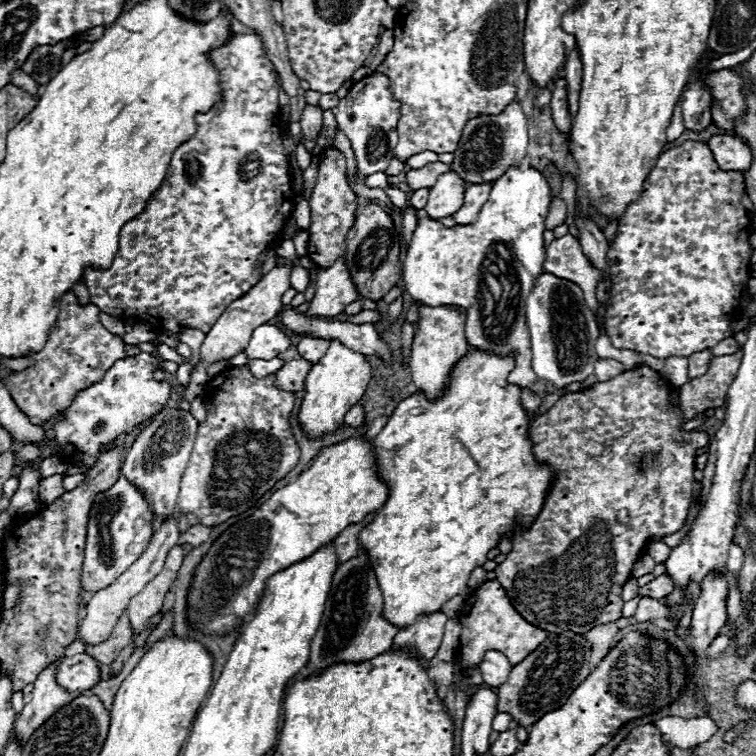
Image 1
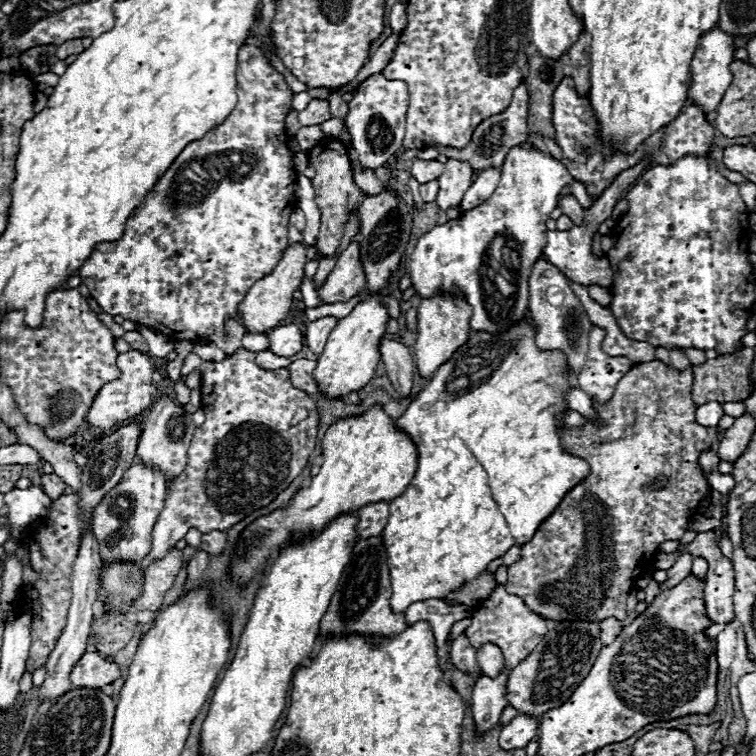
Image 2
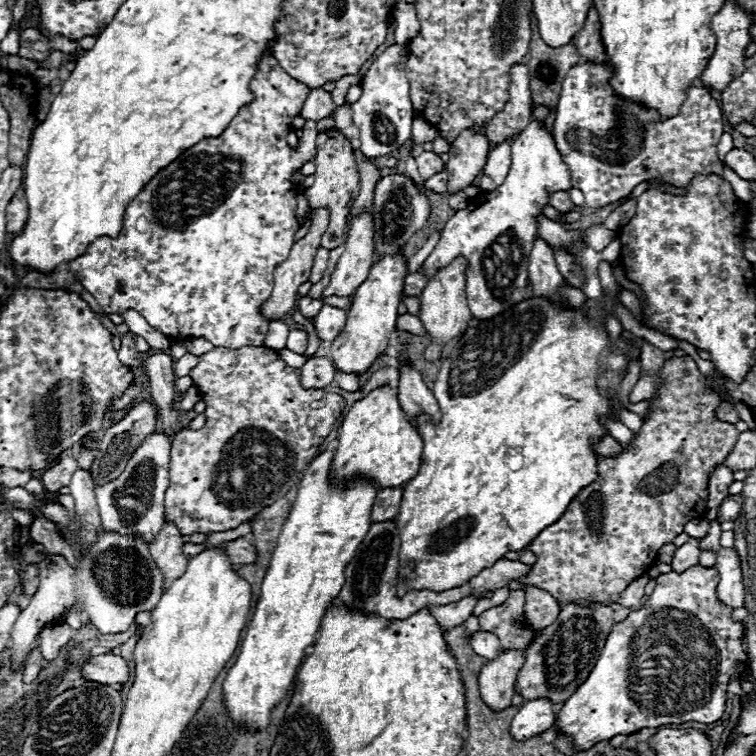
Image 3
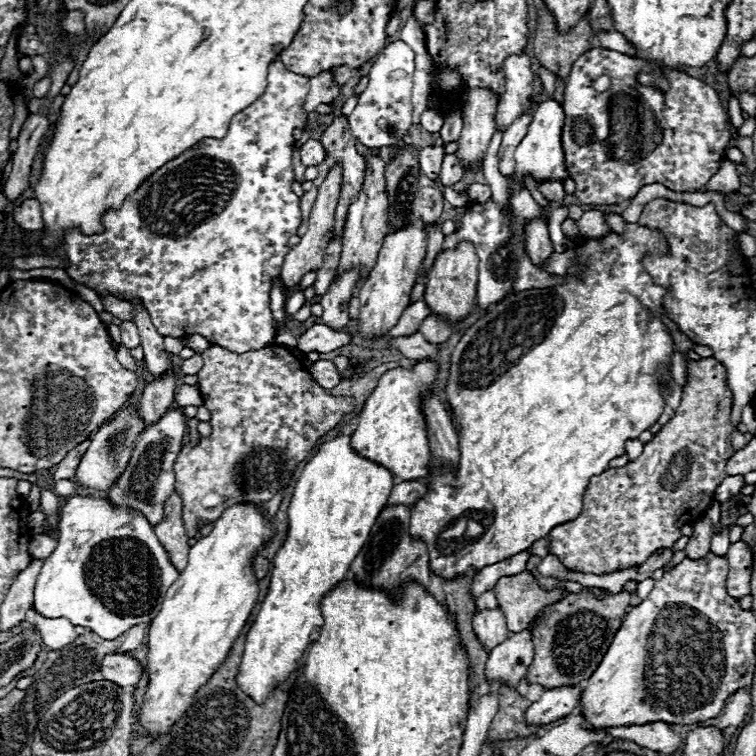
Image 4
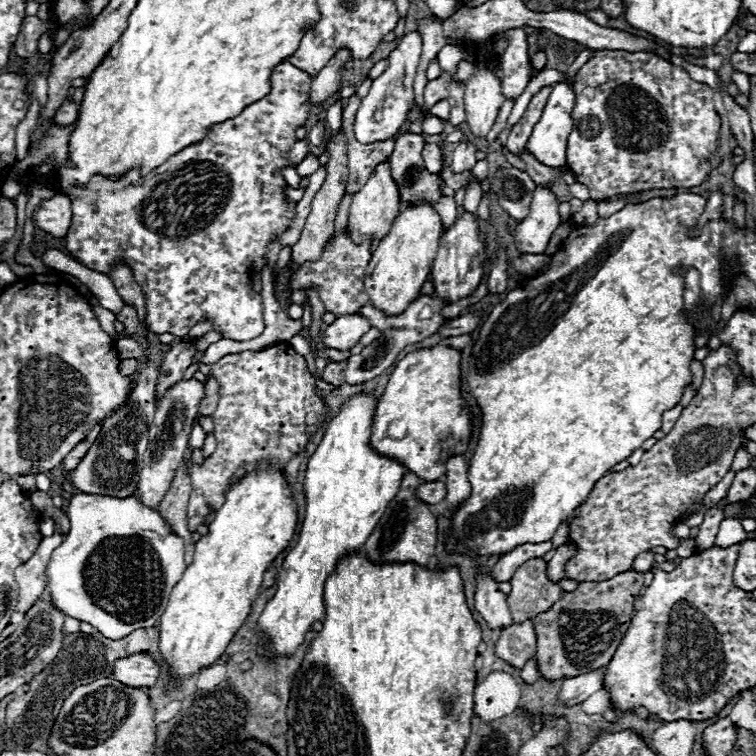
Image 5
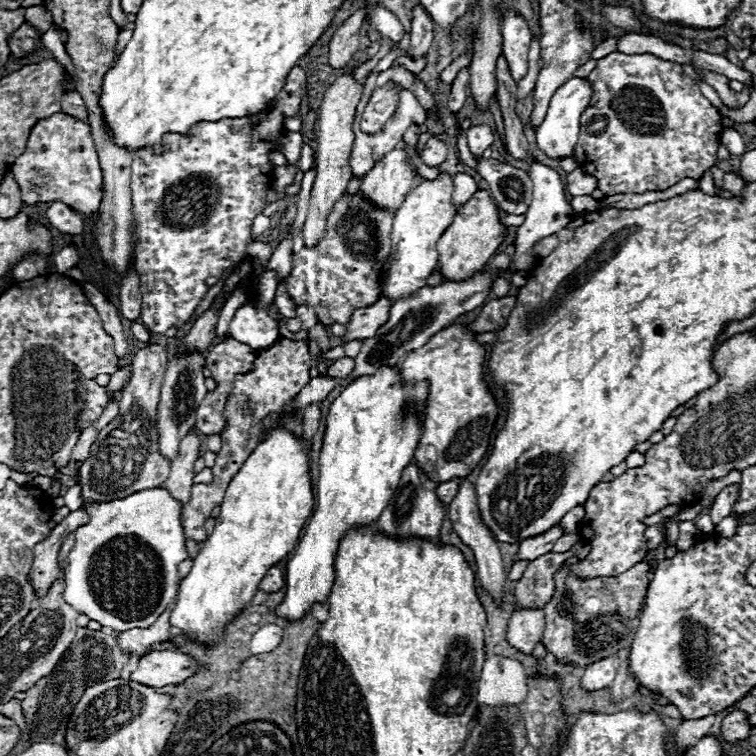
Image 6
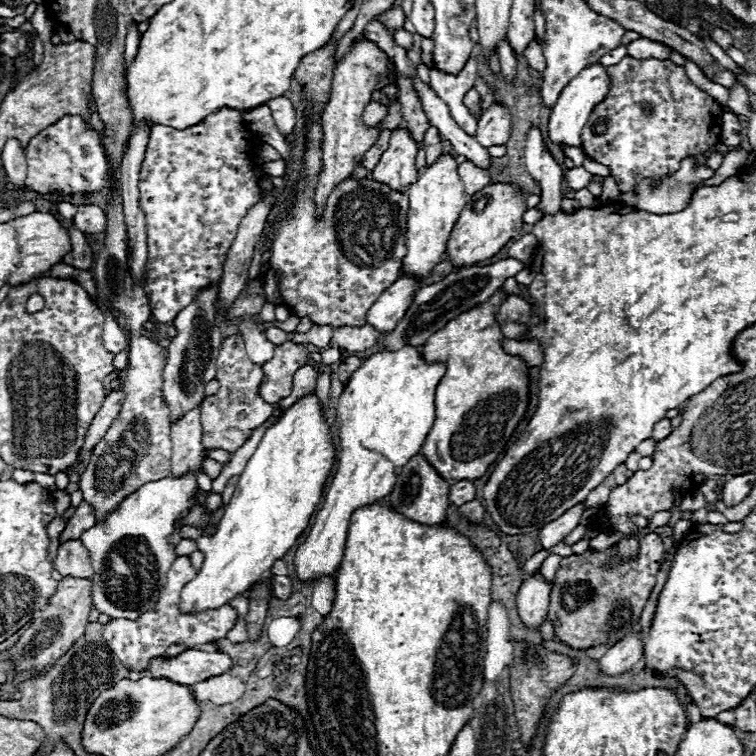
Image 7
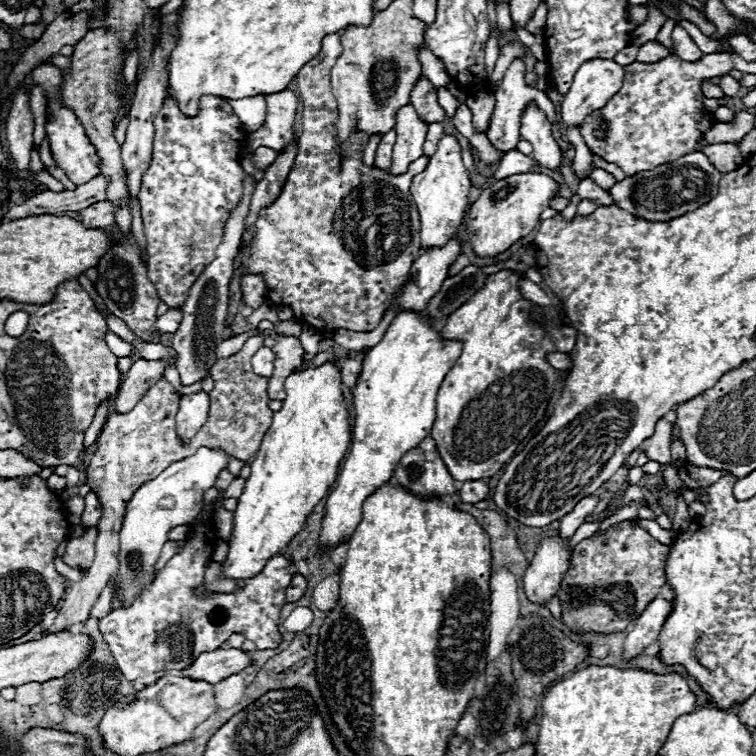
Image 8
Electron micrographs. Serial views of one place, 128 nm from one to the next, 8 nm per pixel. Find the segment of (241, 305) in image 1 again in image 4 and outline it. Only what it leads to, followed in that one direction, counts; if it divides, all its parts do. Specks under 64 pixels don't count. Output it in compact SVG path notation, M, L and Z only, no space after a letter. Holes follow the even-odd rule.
M334 166L326 180L322 182L322 186L318 188L318 198L314 202L314 208L310 212L310 222L308 222L308 232L300 238L300 242L296 246L292 246L290 254L284 258L282 270L280 270L280 282L284 284L284 288L292 290L292 286L300 284L302 276L308 272L316 272L322 266L324 260L324 250L332 238L332 226L334 226L334 210L338 204L338 194L340 194L340 184L342 184L342 170L340 166Z

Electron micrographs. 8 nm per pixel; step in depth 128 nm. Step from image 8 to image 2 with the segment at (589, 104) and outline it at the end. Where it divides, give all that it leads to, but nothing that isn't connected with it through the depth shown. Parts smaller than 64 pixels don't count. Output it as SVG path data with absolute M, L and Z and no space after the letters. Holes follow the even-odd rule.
M512 148L504 160L498 188L484 204L456 220L434 226L418 238L408 264L416 296L432 298L438 292L464 296L472 306L470 328L476 332L500 334L520 322L528 314L528 278L532 266L546 246L546 222L558 206L558 194L566 184L572 186L580 206L594 206L594 198L568 174L564 164L534 148Z

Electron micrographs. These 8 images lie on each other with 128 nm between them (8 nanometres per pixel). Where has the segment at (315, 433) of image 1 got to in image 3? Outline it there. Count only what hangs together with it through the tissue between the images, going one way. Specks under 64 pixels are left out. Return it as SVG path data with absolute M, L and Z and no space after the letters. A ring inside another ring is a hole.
M398 252L396 256L386 256L372 266L366 282L360 284L358 290L354 292L346 324L342 332L334 338L330 348L330 360L338 372L360 376L368 372L368 368L380 354L384 354L388 336L396 326L398 304L402 300L404 290L404 278L406 278L406 264L402 252Z

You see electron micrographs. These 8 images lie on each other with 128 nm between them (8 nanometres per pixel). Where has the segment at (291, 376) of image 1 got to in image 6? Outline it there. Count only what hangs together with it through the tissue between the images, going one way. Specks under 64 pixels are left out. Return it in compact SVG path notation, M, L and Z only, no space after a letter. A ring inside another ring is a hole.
M338 358L338 360L334 360L330 366L328 366L328 370L326 370L326 374L330 376L330 378L342 378L342 376L348 376L350 372L352 372L352 368L354 368L354 358Z

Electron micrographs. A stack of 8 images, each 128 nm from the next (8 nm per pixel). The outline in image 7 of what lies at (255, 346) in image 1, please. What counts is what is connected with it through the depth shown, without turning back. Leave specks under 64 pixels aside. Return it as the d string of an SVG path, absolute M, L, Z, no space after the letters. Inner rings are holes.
M398 278L366 312L366 324L374 326L378 332L388 332L390 328L394 328L394 324L398 324L398 320L402 318L402 312L406 312L406 308L410 306L410 300L418 288L420 284L414 278Z

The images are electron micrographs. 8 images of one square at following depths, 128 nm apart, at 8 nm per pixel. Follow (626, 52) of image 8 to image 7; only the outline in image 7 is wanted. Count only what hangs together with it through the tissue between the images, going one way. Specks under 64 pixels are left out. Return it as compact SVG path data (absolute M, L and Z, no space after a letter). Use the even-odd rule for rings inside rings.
M618 46L618 48L614 48L612 52L608 52L606 56L602 56L602 58L598 60L598 64L602 64L602 66L612 66L612 64L618 64L624 56L626 56L626 48L624 48L624 46Z

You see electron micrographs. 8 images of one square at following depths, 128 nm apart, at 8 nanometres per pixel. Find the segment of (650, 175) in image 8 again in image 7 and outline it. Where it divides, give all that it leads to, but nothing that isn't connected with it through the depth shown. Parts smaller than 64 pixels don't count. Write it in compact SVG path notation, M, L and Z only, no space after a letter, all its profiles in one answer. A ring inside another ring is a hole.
M684 160L682 166L666 176L658 188L650 188L650 182L644 180L640 184L640 192L626 192L620 194L620 200L626 206L632 206L636 210L646 210L654 214L668 214L678 212L686 206L690 196L694 194L694 188L702 182L714 176L714 170L708 166L700 166L694 170L694 160Z

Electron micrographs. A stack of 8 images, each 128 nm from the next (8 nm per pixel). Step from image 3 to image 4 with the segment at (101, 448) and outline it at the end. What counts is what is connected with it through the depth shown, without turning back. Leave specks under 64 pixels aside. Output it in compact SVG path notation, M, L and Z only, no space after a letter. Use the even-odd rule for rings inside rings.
M172 370L144 388L138 400L138 416L144 422L144 426L156 424L168 412L168 408L174 402L174 388L176 388L176 374Z

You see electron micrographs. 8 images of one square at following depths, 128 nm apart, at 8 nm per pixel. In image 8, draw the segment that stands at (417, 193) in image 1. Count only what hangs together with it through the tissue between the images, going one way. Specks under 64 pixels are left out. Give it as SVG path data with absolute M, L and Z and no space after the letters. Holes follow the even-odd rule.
M514 60L514 62L510 64L508 72L504 74L502 84L494 90L494 98L496 98L496 106L494 106L494 112L492 112L492 116L490 116L490 124L488 124L488 130L486 130L486 138L488 138L488 142L490 142L496 150L506 152L506 150L512 150L512 148L520 142L520 118L522 118L524 106L530 101L537 102L539 108L545 112L547 118L551 121L553 125L553 136L561 150L567 151L571 148L572 145L570 143L563 142L561 139L560 126L558 126L558 114L552 101L544 91L524 84L524 64L522 64L520 60Z

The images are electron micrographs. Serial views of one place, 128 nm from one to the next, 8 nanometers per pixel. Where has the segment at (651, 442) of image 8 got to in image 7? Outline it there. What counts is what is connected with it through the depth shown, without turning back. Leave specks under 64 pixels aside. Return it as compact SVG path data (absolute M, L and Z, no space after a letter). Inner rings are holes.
M664 418L664 420L660 420L660 422L654 426L652 438L654 438L654 440L662 440L662 438L666 438L666 436L668 436L672 430L674 430L674 428L672 428L670 420L668 420L668 418Z

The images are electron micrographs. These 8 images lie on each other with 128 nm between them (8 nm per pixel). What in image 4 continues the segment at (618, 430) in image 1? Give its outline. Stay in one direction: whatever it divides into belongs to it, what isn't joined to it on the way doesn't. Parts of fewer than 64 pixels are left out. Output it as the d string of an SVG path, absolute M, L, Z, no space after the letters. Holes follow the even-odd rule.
M702 358L702 360L688 360L686 362L686 384L682 388L682 400L680 400L680 406L678 410L674 412L674 416L668 420L668 424L664 424L660 428L658 434L654 434L654 438L650 442L644 444L644 450L642 454L636 458L636 460L630 460L626 466L620 466L620 468L608 468L606 472L602 472L602 476L594 476L584 492L584 500L582 500L582 512L570 520L570 522L564 522L564 524L558 524L556 528L550 530L548 534L548 540L550 540L550 554L558 556L558 560L562 562L562 566L570 572L582 572L582 574L612 574L612 572L622 572L622 570L628 570L628 568L634 568L634 566L640 566L646 562L646 558L650 558L658 548L670 548L682 534L680 534L680 528L684 524L694 524L698 522L706 510L710 508L712 504L712 494L716 490L716 486L722 482L722 476L724 476L724 466L726 462L730 460L730 456L734 454L734 448L732 448L732 440L730 440L730 431L733 430L730 424L732 409L732 392L726 384L726 370L720 362L716 362L714 358Z

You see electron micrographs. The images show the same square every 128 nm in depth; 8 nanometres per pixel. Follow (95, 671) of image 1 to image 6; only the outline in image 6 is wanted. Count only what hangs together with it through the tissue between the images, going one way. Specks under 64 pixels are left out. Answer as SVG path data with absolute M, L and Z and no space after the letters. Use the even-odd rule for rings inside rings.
M150 652L138 660L138 668L130 674L128 680L152 688L162 688L168 684L184 682L196 672L196 666L198 664L190 656L180 652Z

